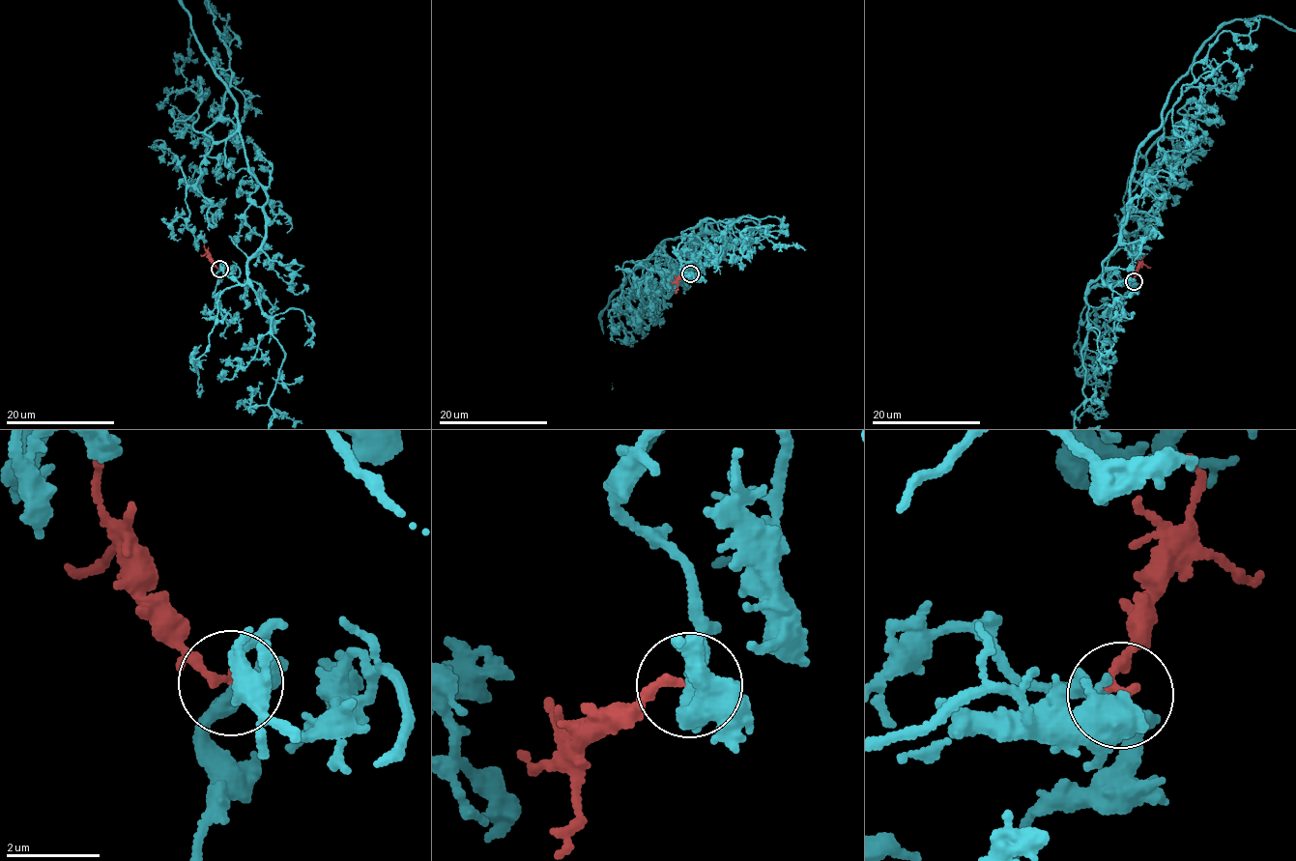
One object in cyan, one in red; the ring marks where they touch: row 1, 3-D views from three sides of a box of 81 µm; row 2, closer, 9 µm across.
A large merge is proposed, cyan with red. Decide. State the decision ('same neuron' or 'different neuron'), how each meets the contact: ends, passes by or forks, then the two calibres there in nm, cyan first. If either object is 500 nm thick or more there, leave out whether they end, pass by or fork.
same neuron; cyan passes by; red ends; calibres 320 and 200 nm

